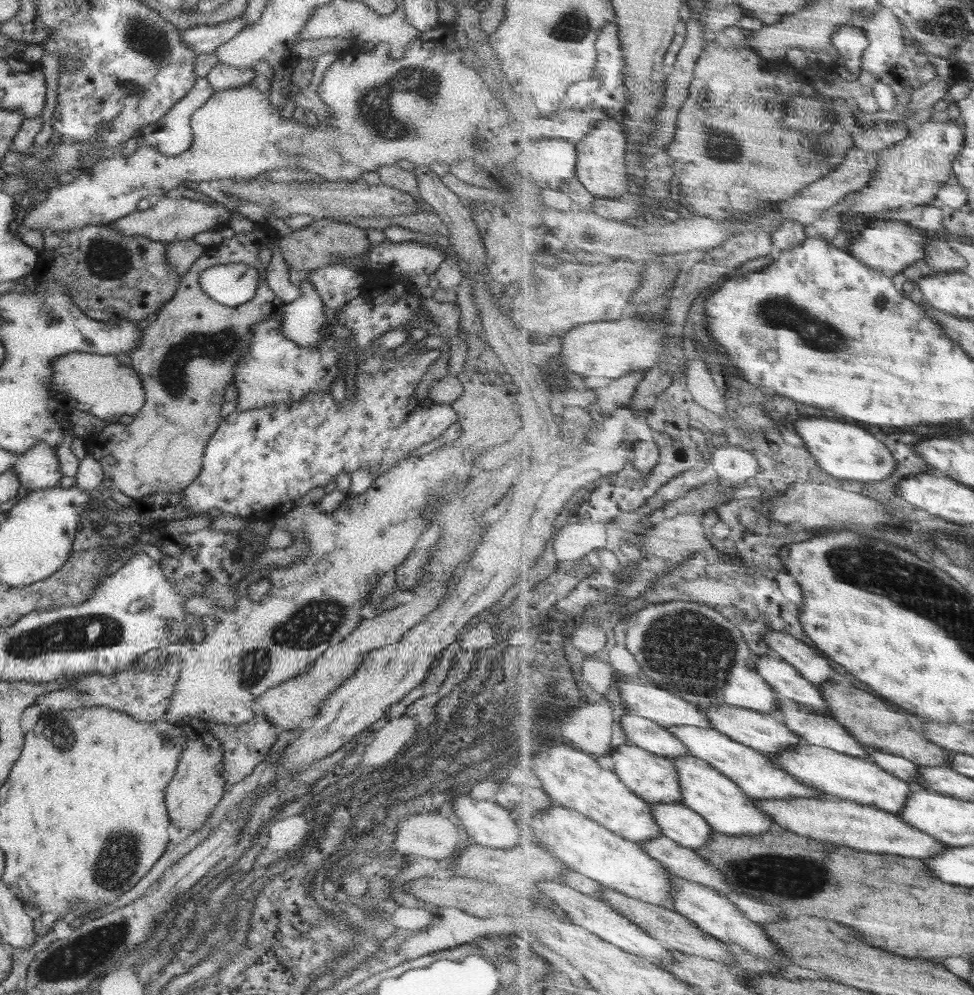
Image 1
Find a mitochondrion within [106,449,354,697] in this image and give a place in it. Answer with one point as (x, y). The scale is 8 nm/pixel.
(321, 619)

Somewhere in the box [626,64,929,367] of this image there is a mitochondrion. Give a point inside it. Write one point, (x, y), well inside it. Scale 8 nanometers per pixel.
(780, 312)

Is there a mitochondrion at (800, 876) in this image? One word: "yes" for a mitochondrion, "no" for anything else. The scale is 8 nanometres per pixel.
yes

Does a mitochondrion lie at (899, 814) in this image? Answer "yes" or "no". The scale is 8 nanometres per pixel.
no

